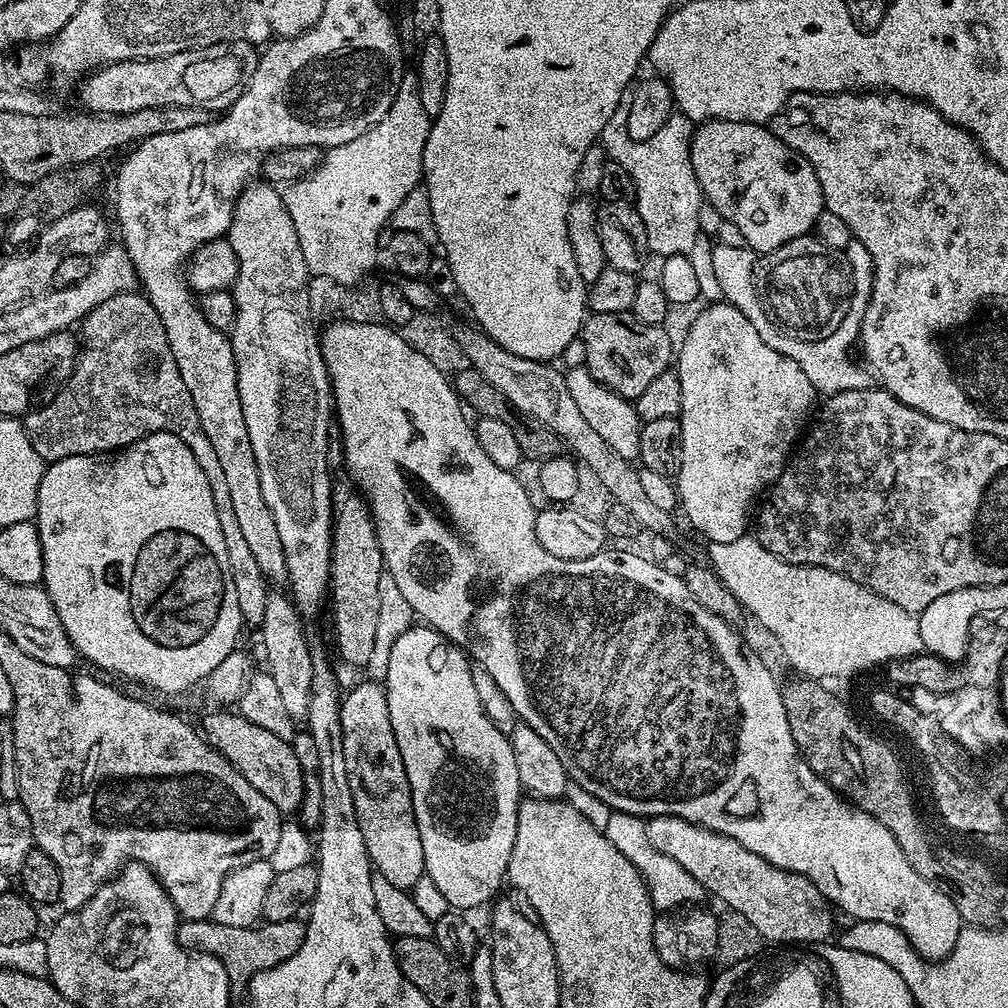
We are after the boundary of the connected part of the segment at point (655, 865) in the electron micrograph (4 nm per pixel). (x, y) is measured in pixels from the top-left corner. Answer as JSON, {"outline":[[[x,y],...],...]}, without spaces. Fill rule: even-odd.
{"outline":[[[612,812],[609,817],[609,820],[602,824],[604,837],[614,842],[619,852],[642,874],[652,899],[653,909],[657,913],[667,914],[673,910],[683,909],[685,906],[695,905],[703,901],[700,900],[702,898],[705,899],[704,887],[694,878],[690,878],[690,874],[682,870],[682,866],[678,866],[674,858],[662,854],[662,850],[658,850],[650,842],[650,838],[646,838],[646,823],[641,817],[625,812]]]}

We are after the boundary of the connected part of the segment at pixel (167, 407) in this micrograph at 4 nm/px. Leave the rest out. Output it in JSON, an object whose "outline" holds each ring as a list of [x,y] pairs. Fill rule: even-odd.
{"outline":[[[139,291],[114,294],[114,298],[106,298],[106,302],[90,310],[90,314],[82,321],[83,328],[84,340],[82,336],[76,367],[67,373],[65,380],[68,381],[61,386],[60,393],[49,404],[41,408],[33,407],[23,417],[24,432],[30,438],[30,446],[38,450],[44,461],[51,462],[71,456],[96,456],[99,452],[115,452],[117,448],[124,448],[155,432],[169,432],[186,442],[186,446],[190,446],[190,454],[194,454],[194,462],[202,466],[202,474],[206,474],[214,494],[218,526],[222,526],[222,542],[226,542],[226,559],[230,562],[230,574],[234,578],[234,595],[238,598],[240,619],[245,625],[260,625],[266,615],[266,602],[270,595],[266,588],[270,584],[258,570],[258,562],[246,543],[246,537],[242,535],[234,515],[234,506],[230,503],[230,493],[218,454],[210,438],[206,438],[206,430],[202,430],[202,422],[198,422],[198,410],[194,410],[194,398],[190,398],[190,390],[186,390],[186,382],[182,382],[182,374],[178,374],[178,362],[174,362],[170,342],[166,342],[166,330],[162,326],[162,318],[158,318],[158,310],[154,310],[148,297]]]}

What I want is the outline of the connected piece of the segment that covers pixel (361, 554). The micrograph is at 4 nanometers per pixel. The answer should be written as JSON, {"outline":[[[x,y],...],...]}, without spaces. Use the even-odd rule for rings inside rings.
{"outline":[[[363,495],[348,496],[337,503],[332,522],[332,578],[330,602],[332,600],[332,632],[336,635],[336,652],[352,668],[367,669],[370,653],[374,650],[374,637],[378,626],[378,578],[386,575],[382,550],[378,546],[376,527],[372,521],[372,510]]]}

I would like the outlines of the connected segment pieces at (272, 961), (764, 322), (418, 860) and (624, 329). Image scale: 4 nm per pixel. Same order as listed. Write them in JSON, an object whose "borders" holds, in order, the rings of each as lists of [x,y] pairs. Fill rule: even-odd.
{"borders":[[[[211,918],[207,920],[181,919],[176,925],[176,940],[191,953],[205,952],[216,956],[218,962],[222,962],[222,966],[226,966],[229,981],[236,985],[240,982],[241,984],[247,983],[255,977],[256,973],[270,970],[274,966],[286,962],[286,958],[290,958],[290,954],[294,954],[294,950],[298,950],[298,946],[302,946],[304,925],[305,921],[300,918],[273,924],[260,922],[250,928],[222,926]]],[[[701,234],[695,238],[693,249],[687,254],[697,276],[700,297],[705,303],[721,303],[725,298],[740,308],[758,332],[758,338],[766,342],[766,346],[778,350],[778,354],[802,366],[802,374],[810,378],[817,393],[831,394],[842,390],[867,388],[873,383],[873,373],[867,367],[859,368],[851,356],[852,347],[857,347],[860,338],[860,323],[872,298],[874,265],[870,258],[870,250],[866,250],[866,246],[853,242],[846,249],[848,269],[852,271],[852,301],[848,304],[846,318],[840,323],[838,330],[821,340],[802,340],[792,338],[765,310],[753,282],[752,272],[755,268],[756,254],[752,249],[726,246],[718,242],[713,244],[715,247],[712,250],[712,244],[711,237]]],[[[361,679],[361,684],[356,684],[352,689],[343,693],[340,702],[340,717],[342,718],[342,750],[346,754],[346,774],[350,774],[350,794],[354,794],[354,810],[358,814],[358,826],[362,830],[362,838],[366,842],[366,850],[368,851],[368,859],[372,862],[372,867],[391,886],[396,886],[405,890],[415,889],[416,884],[421,876],[425,875],[424,871],[424,855],[422,854],[422,838],[418,834],[418,826],[416,825],[416,815],[414,814],[414,802],[412,801],[412,791],[410,790],[410,782],[406,778],[406,766],[402,762],[402,754],[398,750],[398,742],[394,738],[394,726],[390,726],[390,706],[386,702],[386,694],[384,693],[383,683]]],[[[592,312],[585,319],[582,337],[586,346],[583,367],[588,369],[598,383],[626,400],[636,401],[638,394],[658,378],[658,374],[669,371],[674,360],[674,344],[668,337],[667,327],[647,324],[631,312],[602,314]]]]}

